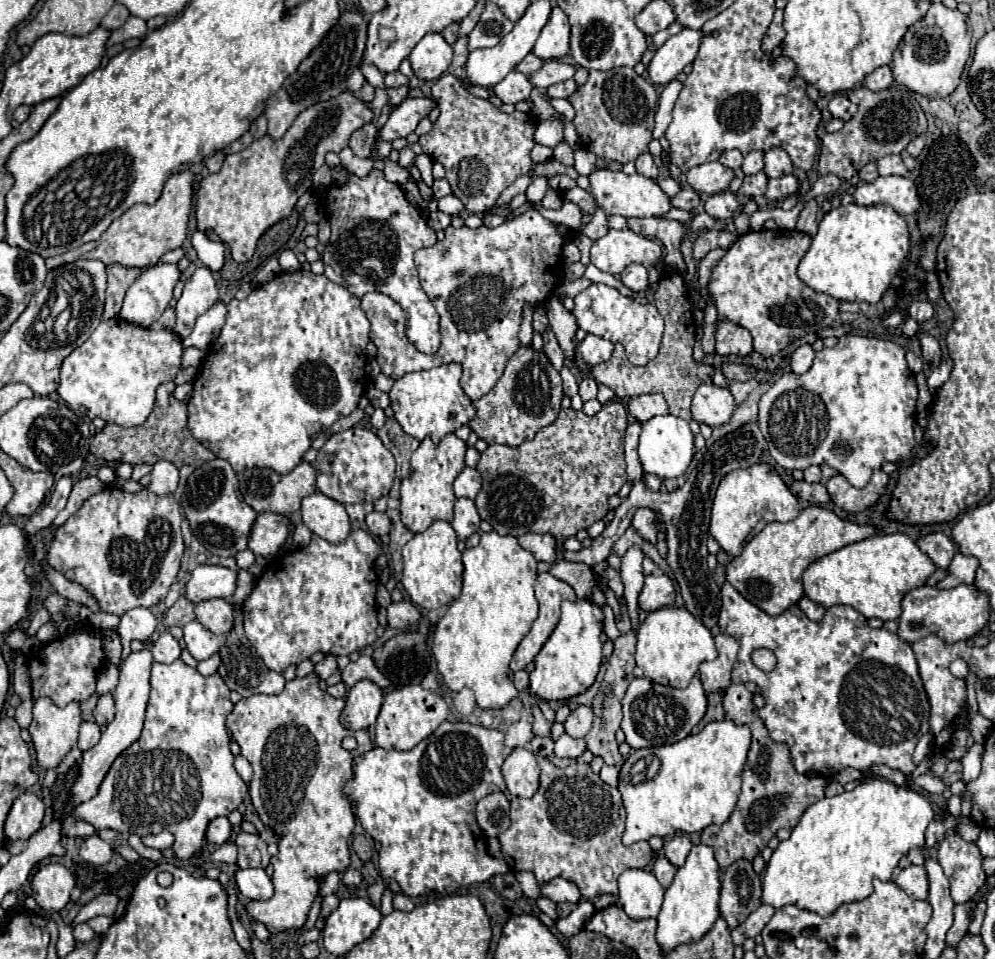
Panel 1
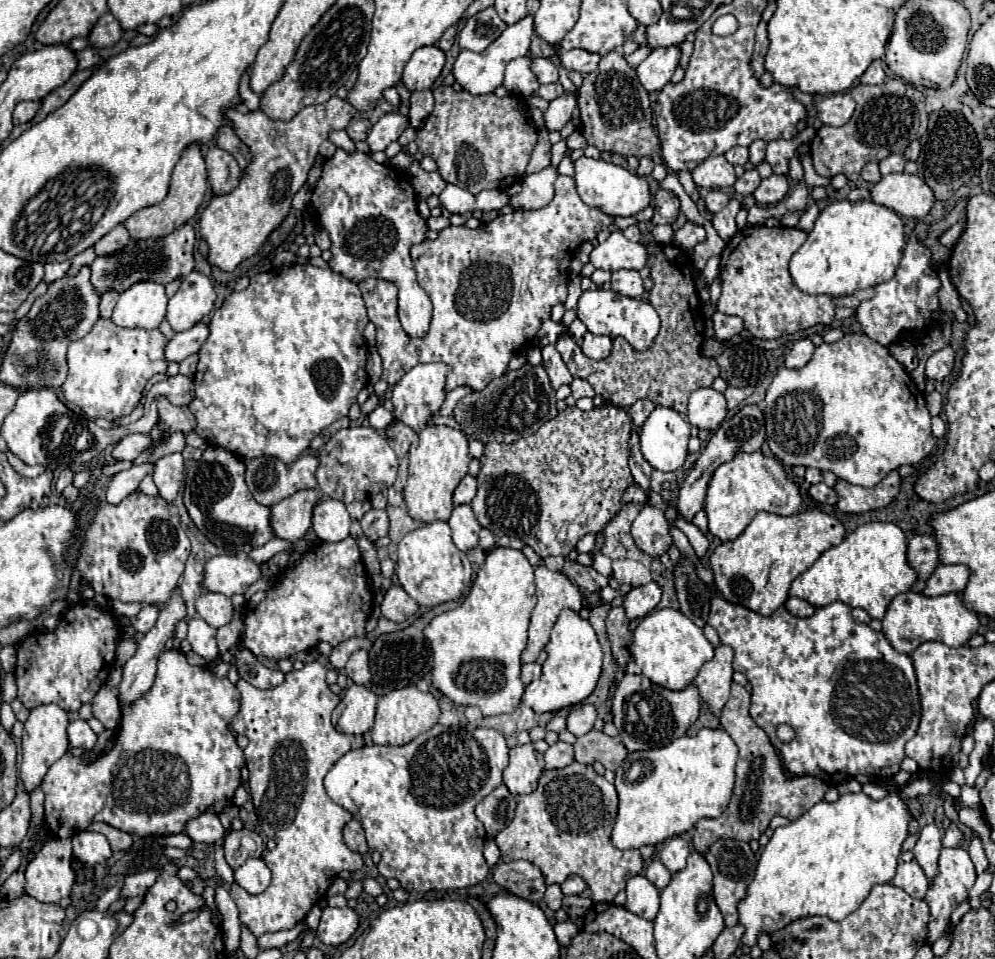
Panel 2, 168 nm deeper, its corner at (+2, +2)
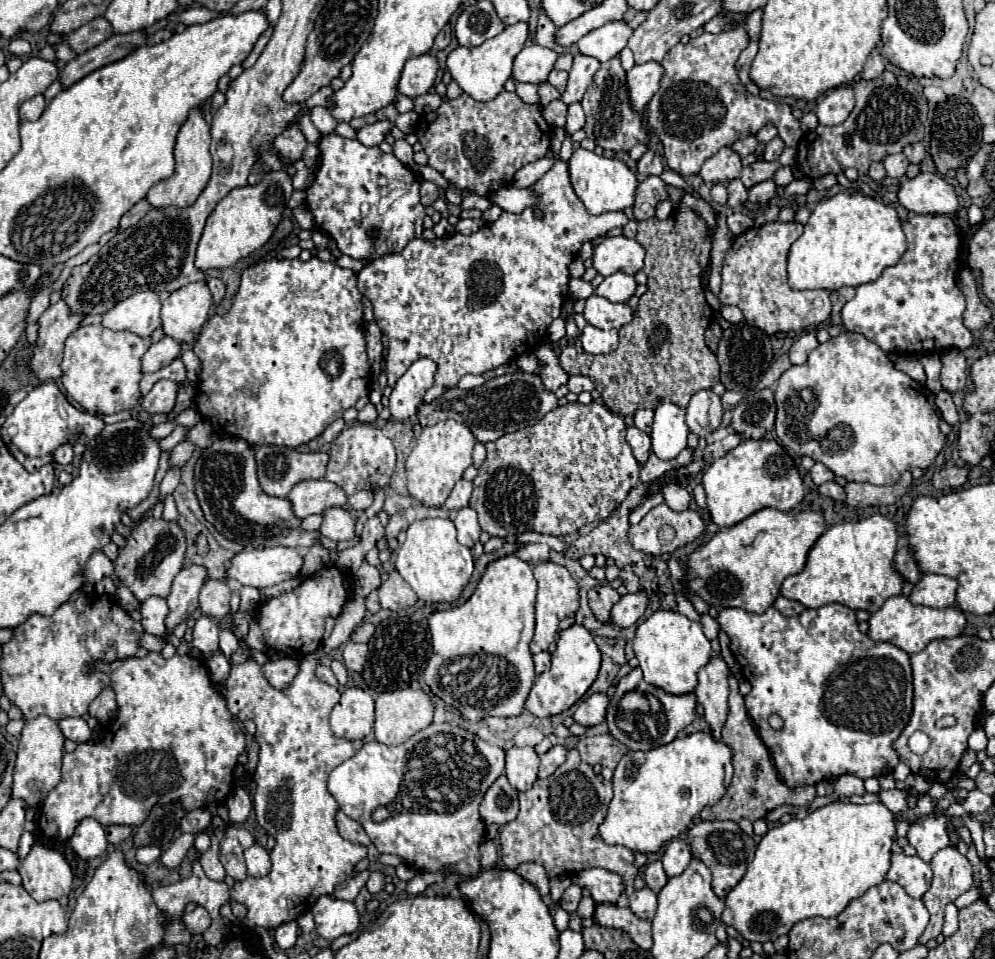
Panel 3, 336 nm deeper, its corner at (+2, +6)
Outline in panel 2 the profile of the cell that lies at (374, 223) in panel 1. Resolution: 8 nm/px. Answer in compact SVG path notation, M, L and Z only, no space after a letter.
M337 148L335 156L323 164L323 176L313 188L311 206L313 206L313 216L317 224L321 224L329 232L329 238L331 238L329 250L333 258L329 262L329 268L355 284L361 284L365 278L379 278L379 280L393 282L399 290L397 302L399 302L399 320L401 320L403 330L411 338L423 338L429 332L433 306L425 290L421 290L421 286L417 284L409 248L425 240L427 222L417 212L417 198L409 180L397 170L393 170L391 166L373 162L369 154L361 154L361 152L347 154Z

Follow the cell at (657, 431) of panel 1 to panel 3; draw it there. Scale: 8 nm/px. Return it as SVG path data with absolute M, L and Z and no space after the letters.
M661 404L655 408L651 448L659 458L673 460L683 448L687 448L687 436L685 408L675 404Z

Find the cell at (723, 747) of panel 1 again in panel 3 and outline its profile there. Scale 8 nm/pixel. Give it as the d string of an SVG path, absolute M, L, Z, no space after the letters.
M695 732L689 736L679 736L671 744L665 744L655 750L647 752L627 752L613 774L613 800L609 802L609 810L605 820L599 824L599 836L605 844L625 846L631 852L651 854L659 852L663 844L677 838L691 820L705 808L715 804L723 794L733 778L731 748L723 742L715 742L711 734Z

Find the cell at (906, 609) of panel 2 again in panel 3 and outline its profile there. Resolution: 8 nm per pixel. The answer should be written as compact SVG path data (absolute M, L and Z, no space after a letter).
M893 596L881 606L881 610L871 614L867 636L875 642L889 642L889 644L899 646L907 654L915 654L915 652L921 652L931 640L959 636L963 632L965 624L967 622L965 622L963 612L955 606L935 610L935 608L927 608L927 606L915 606L905 596Z

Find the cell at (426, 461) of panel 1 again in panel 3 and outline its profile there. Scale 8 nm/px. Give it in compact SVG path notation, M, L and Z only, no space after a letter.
M441 420L435 426L423 428L421 436L417 438L415 448L411 450L405 462L409 494L421 500L425 506L443 506L455 482L461 480L463 472L471 466L471 452L473 452L475 442L477 440L471 434L471 430L453 420Z

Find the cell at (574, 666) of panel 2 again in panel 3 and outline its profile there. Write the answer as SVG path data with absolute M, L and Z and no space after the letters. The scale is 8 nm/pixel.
M573 624L571 628L559 632L557 650L553 652L551 658L553 658L551 670L543 672L535 680L535 686L531 688L531 694L529 694L527 704L525 704L525 708L537 718L555 716L555 714L561 714L567 708L571 708L589 690L593 680L597 678L599 664L601 664L599 648L593 642L589 630L585 630L583 626L577 626L577 624Z

